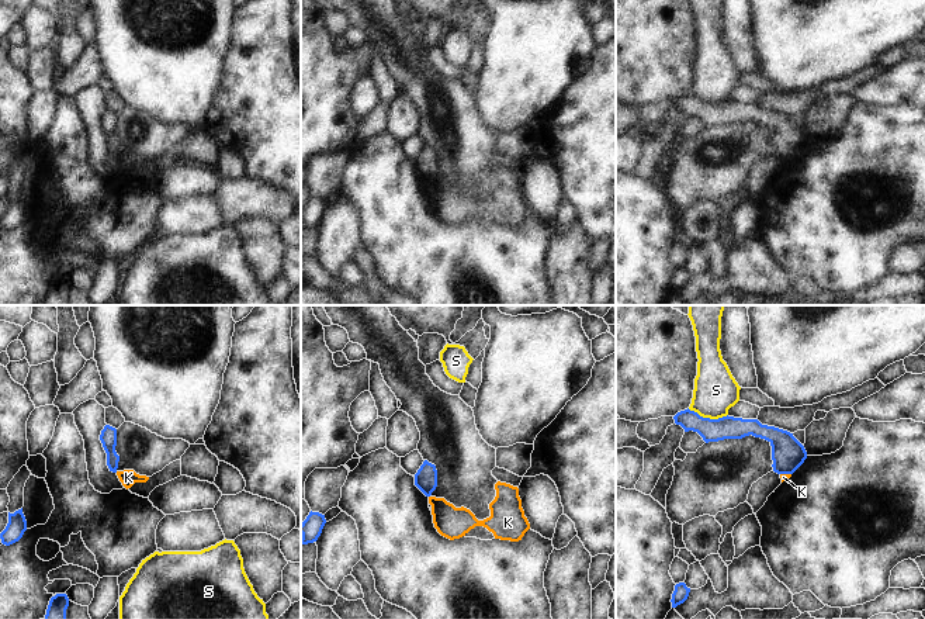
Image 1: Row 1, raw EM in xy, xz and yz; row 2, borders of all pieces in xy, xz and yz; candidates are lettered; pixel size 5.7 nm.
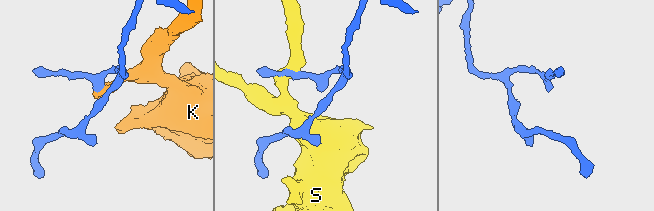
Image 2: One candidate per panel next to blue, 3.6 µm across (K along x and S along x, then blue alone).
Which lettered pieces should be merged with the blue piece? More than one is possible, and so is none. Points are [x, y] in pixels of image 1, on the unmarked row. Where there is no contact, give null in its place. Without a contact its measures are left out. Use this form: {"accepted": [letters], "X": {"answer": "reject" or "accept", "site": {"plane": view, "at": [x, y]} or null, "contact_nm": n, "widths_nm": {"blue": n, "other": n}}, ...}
{"accepted": [], "K": {"answer": "reject", "site": {"plane": "yz", "at": [786, 158]}, "contact_nm": 60, "widths_nm": {"blue": 190, "other": 40}}, "S": {"answer": "reject", "site": {"plane": "yz", "at": [707, 103]}, "contact_nm": 240, "widths_nm": {"blue": 130, "other": 240}}}

